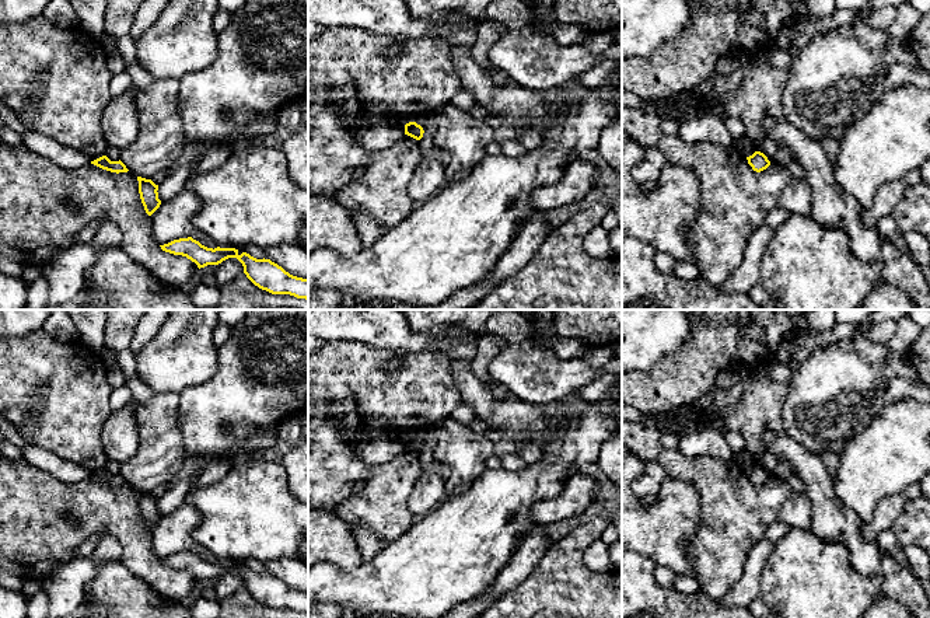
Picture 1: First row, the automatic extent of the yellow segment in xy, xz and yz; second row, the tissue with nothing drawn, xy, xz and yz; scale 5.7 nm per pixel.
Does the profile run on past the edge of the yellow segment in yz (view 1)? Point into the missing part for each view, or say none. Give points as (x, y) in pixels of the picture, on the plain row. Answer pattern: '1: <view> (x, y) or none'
1: none

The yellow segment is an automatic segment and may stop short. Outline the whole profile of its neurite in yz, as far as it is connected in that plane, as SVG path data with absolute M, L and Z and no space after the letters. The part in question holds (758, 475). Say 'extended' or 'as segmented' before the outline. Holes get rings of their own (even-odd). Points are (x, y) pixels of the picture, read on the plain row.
as segmented; M755 465L752 469L747 471L747 474L752 483L756 486L766 483L770 479L768 471L761 465Z

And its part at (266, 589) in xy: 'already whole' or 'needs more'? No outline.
already whole

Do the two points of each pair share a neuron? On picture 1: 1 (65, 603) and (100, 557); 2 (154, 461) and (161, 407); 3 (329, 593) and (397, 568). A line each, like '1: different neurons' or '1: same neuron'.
1: same neuron
2: same neuron
3: same neuron

